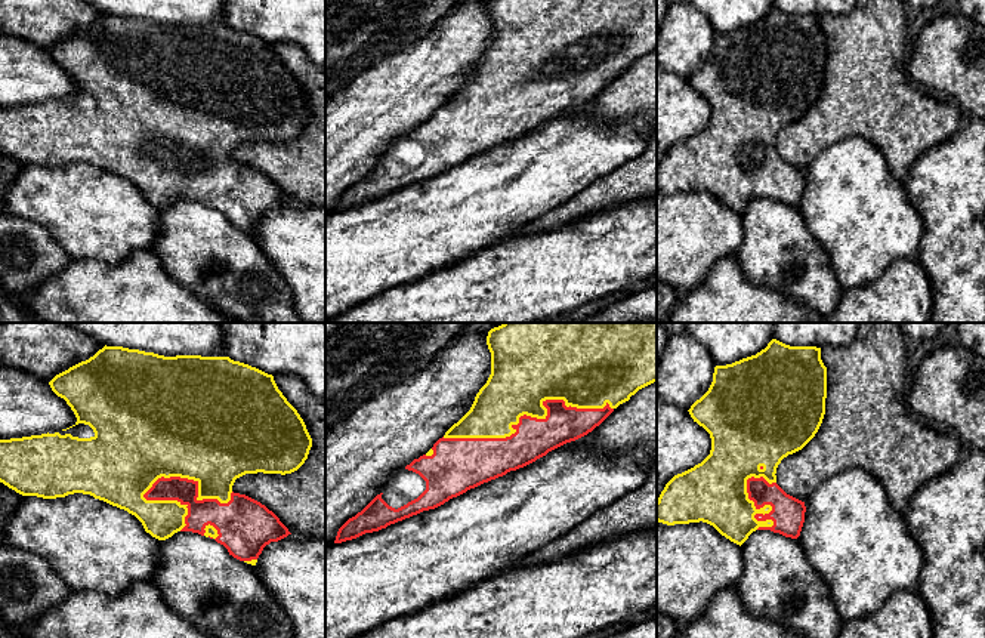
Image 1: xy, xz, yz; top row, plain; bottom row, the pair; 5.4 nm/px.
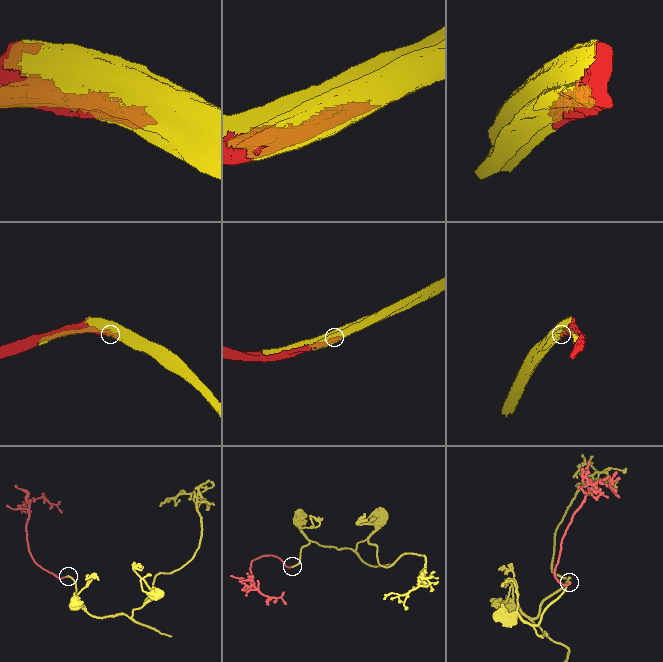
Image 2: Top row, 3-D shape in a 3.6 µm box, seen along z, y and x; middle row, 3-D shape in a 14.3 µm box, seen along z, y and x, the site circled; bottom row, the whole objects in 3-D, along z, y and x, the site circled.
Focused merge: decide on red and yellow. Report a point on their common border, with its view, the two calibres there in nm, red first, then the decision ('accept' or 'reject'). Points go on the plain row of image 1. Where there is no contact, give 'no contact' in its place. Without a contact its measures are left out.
contact xz (530, 85); calibres 220 and 380 nm; accept

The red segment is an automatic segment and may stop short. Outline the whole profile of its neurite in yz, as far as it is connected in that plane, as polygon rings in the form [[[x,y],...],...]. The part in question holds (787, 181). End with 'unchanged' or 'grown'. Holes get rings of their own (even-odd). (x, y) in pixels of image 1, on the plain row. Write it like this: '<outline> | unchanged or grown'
[[[772,7],[756,24],[716,34],[708,59],[688,78],[694,90],[710,102],[710,123],[666,152],[657,169],[657,189],[667,194],[703,189],[739,215],[756,198],[797,207],[805,191],[805,170],[787,163],[776,152],[775,142],[784,126],[802,118],[815,105],[825,83],[825,67],[827,36],[816,15],[790,15]]] | grown

